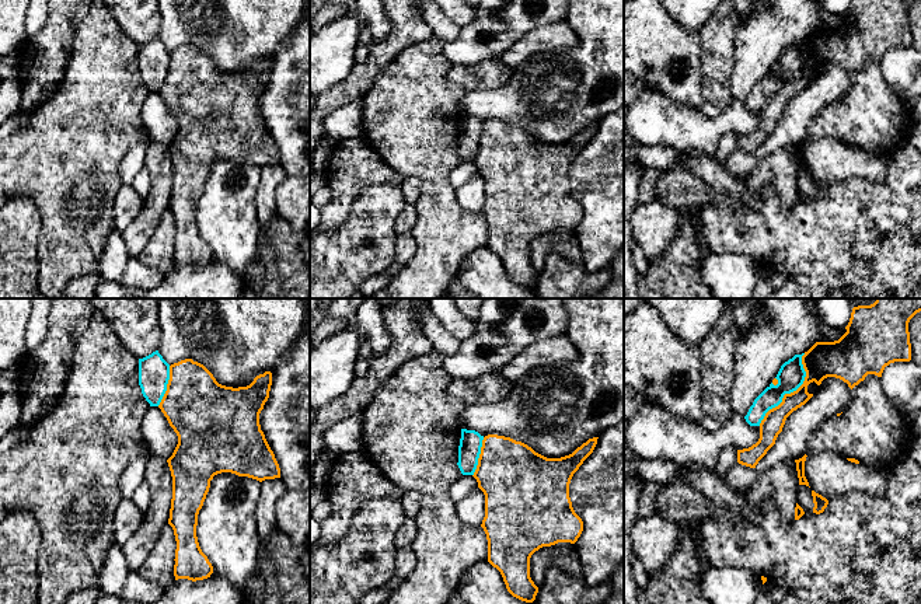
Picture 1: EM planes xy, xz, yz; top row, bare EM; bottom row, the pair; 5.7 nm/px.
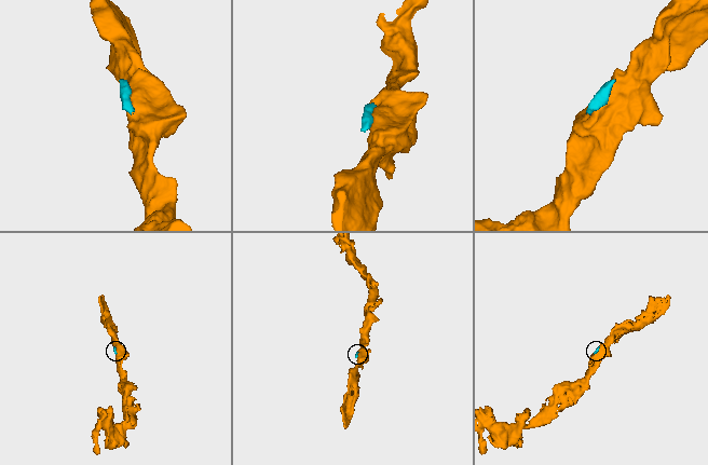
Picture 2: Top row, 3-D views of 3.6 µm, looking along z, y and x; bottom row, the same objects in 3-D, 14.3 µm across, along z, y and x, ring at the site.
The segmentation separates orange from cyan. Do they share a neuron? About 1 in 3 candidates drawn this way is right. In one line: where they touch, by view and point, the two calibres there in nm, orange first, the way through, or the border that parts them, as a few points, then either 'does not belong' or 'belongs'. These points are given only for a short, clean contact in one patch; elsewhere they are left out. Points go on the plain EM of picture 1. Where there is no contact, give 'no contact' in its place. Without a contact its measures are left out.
meets orange in yz at (791, 79); 190 nm thick on the orange side, 160 nm on the other; does not belong

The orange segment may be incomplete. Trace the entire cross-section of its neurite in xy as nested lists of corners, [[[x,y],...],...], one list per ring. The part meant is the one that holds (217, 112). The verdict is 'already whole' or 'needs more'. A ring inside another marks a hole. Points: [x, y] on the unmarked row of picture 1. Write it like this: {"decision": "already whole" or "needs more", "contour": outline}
{"decision": "already whole", "contour": [[[192,45],[170,52],[167,77],[158,94],[178,122],[178,130],[167,146],[172,163],[168,210],[177,227],[175,266],[196,268],[213,259],[212,249],[199,233],[196,212],[214,161],[231,158],[259,168],[280,164],[279,150],[259,111],[259,99],[269,84],[271,71],[271,57],[257,62],[247,73],[233,74],[219,70],[203,50]]]}

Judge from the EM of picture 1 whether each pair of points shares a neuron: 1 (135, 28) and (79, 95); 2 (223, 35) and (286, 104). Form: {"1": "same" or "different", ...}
{"1": "different", "2": "different"}

